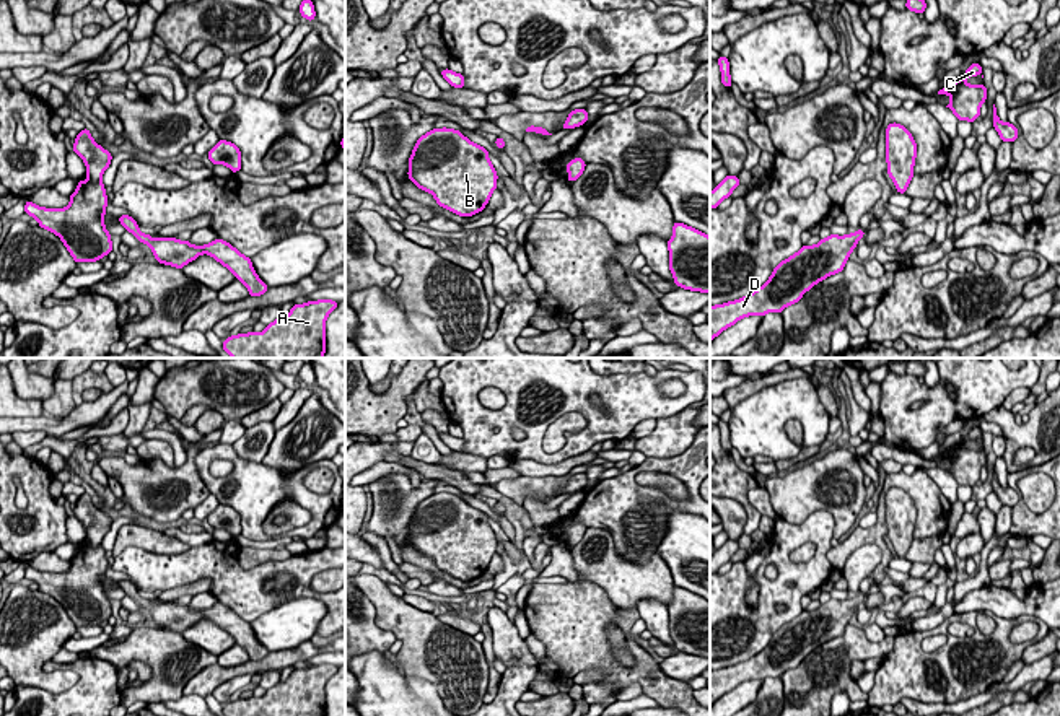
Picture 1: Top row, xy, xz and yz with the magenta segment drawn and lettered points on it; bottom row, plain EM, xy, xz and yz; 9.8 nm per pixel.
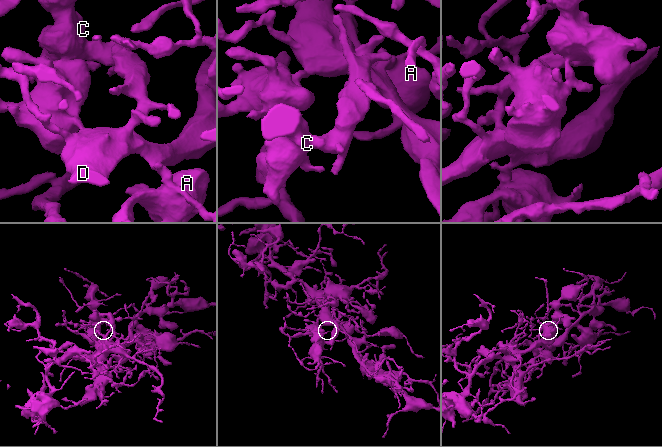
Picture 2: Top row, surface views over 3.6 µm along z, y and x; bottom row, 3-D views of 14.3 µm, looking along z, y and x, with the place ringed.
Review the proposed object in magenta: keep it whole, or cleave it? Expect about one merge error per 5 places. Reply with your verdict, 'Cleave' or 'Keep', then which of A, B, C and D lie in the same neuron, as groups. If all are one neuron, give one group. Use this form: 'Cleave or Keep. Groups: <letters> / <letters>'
Keep. Groups: A B C D

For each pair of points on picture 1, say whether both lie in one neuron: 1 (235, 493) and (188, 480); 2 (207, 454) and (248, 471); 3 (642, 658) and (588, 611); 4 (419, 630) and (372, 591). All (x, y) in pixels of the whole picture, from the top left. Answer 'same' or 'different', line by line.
1: different
2: same
3: same
4: same

